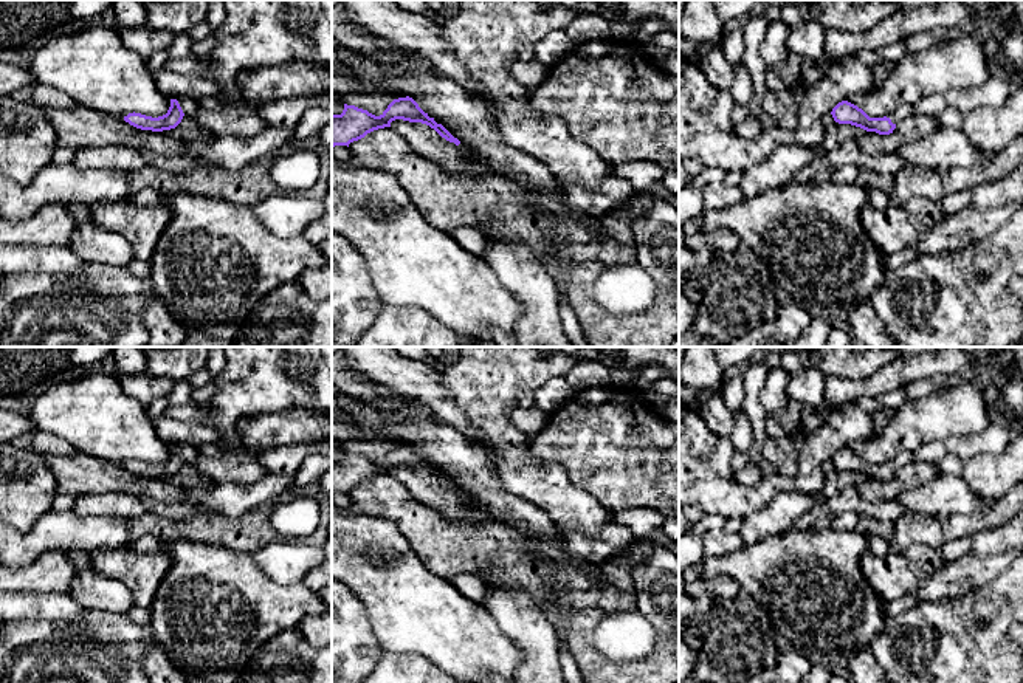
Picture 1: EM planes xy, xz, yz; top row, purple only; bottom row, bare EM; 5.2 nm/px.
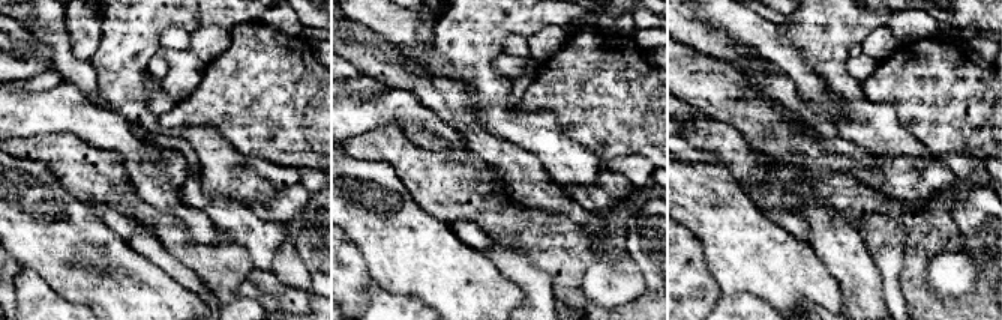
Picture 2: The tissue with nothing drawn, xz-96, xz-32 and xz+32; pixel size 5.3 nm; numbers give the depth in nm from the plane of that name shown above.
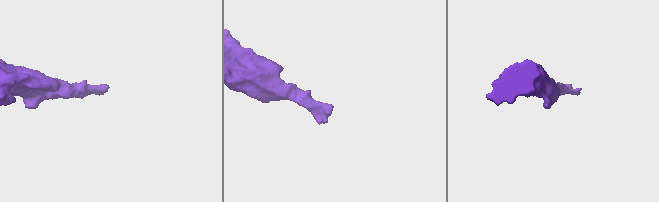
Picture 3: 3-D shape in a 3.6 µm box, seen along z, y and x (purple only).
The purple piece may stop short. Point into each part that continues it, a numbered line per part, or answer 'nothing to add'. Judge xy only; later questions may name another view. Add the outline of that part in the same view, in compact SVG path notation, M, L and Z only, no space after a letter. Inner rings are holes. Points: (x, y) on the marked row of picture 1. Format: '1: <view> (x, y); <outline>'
nothing to add

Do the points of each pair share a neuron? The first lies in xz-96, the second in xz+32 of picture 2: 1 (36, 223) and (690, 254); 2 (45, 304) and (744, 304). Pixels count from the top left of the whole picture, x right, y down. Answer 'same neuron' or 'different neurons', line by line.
1: different neurons
2: same neuron

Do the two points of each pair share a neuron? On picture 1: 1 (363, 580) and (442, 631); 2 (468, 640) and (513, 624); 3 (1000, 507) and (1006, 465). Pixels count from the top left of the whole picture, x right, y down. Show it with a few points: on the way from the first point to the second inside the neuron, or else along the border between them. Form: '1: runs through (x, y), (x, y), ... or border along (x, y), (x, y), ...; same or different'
1: runs through (383, 580), (416, 610), (422, 612); same
2: border along (484, 604), (498, 628), (523, 652), (523, 657); different
3: border along (1006, 491), (994, 501); different

